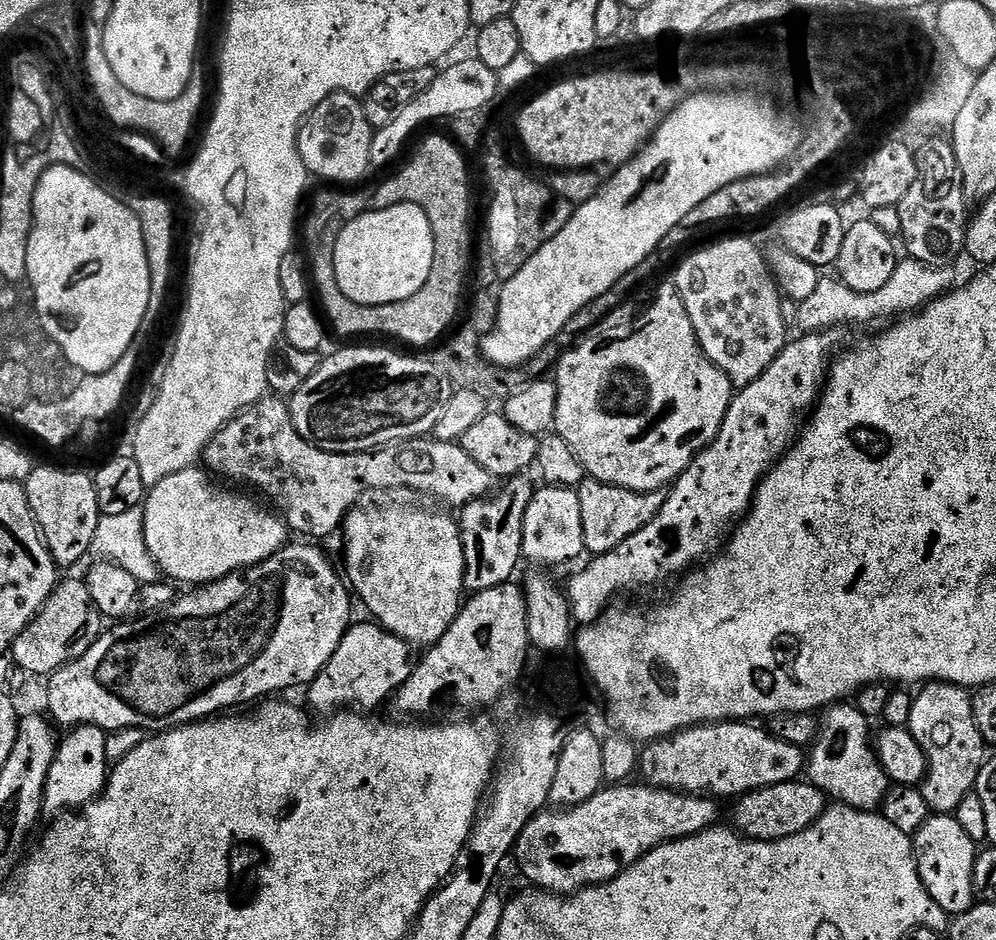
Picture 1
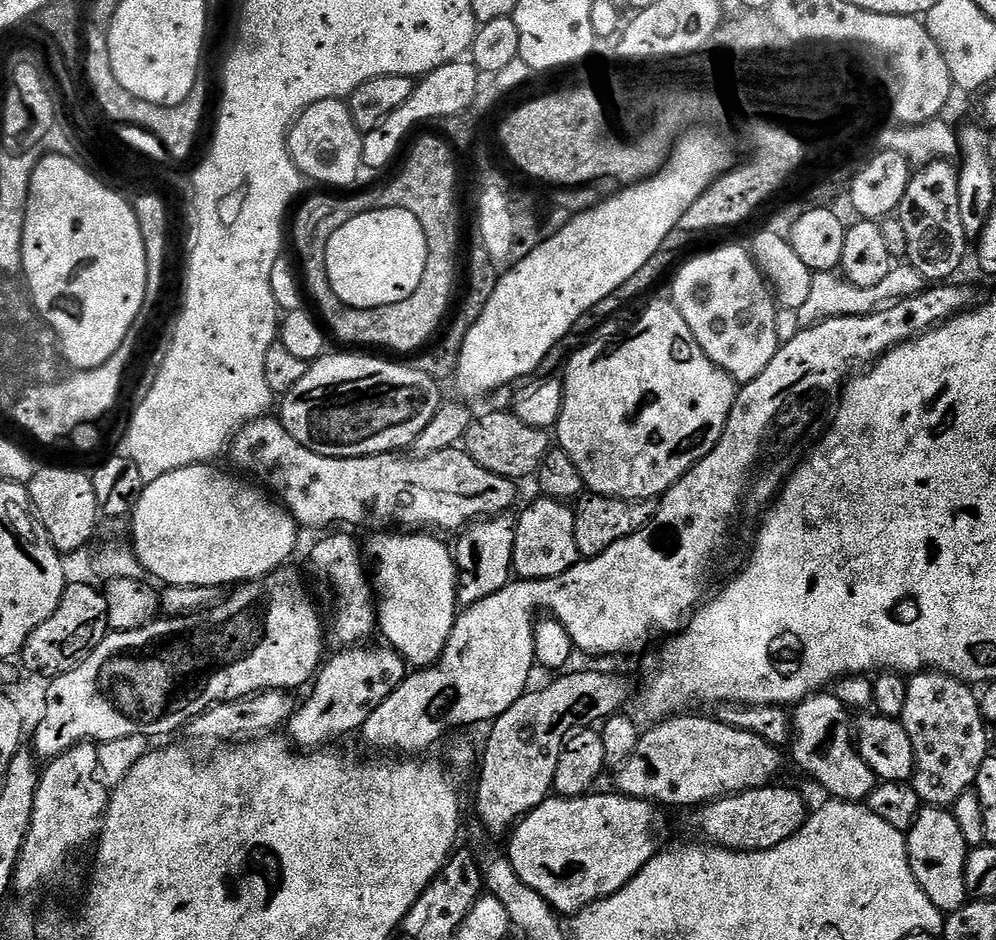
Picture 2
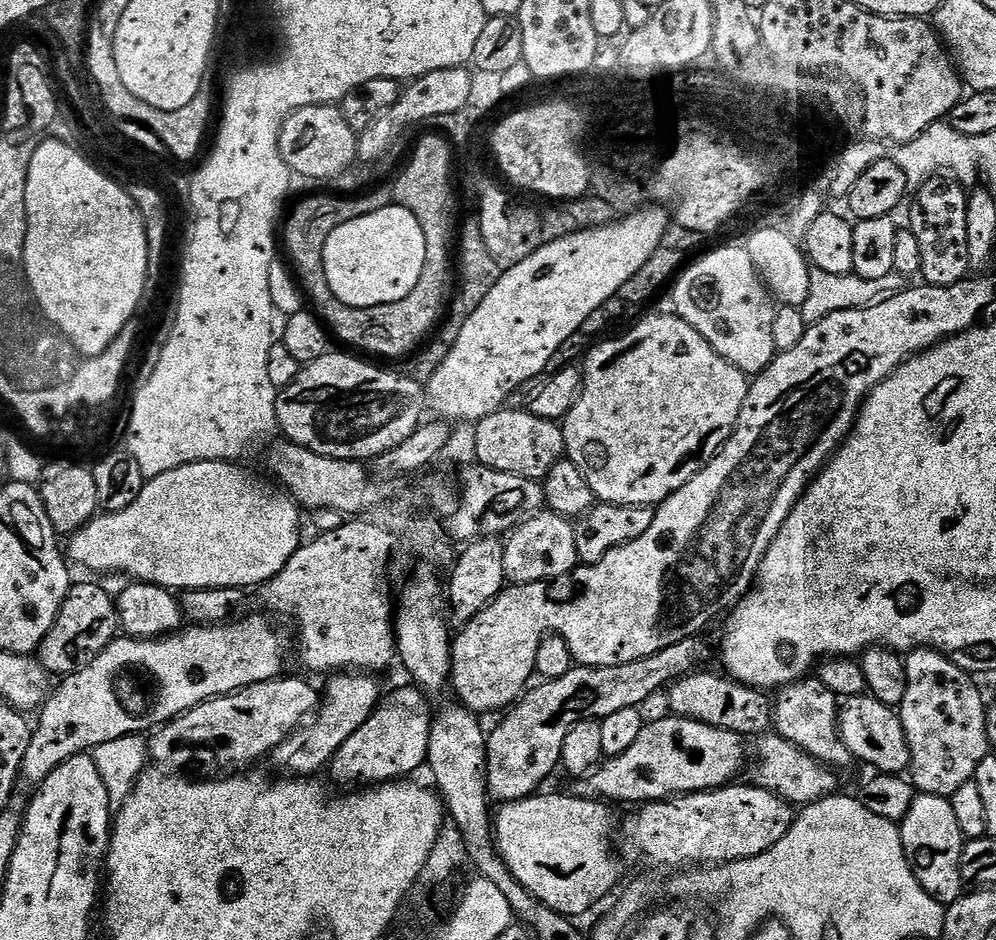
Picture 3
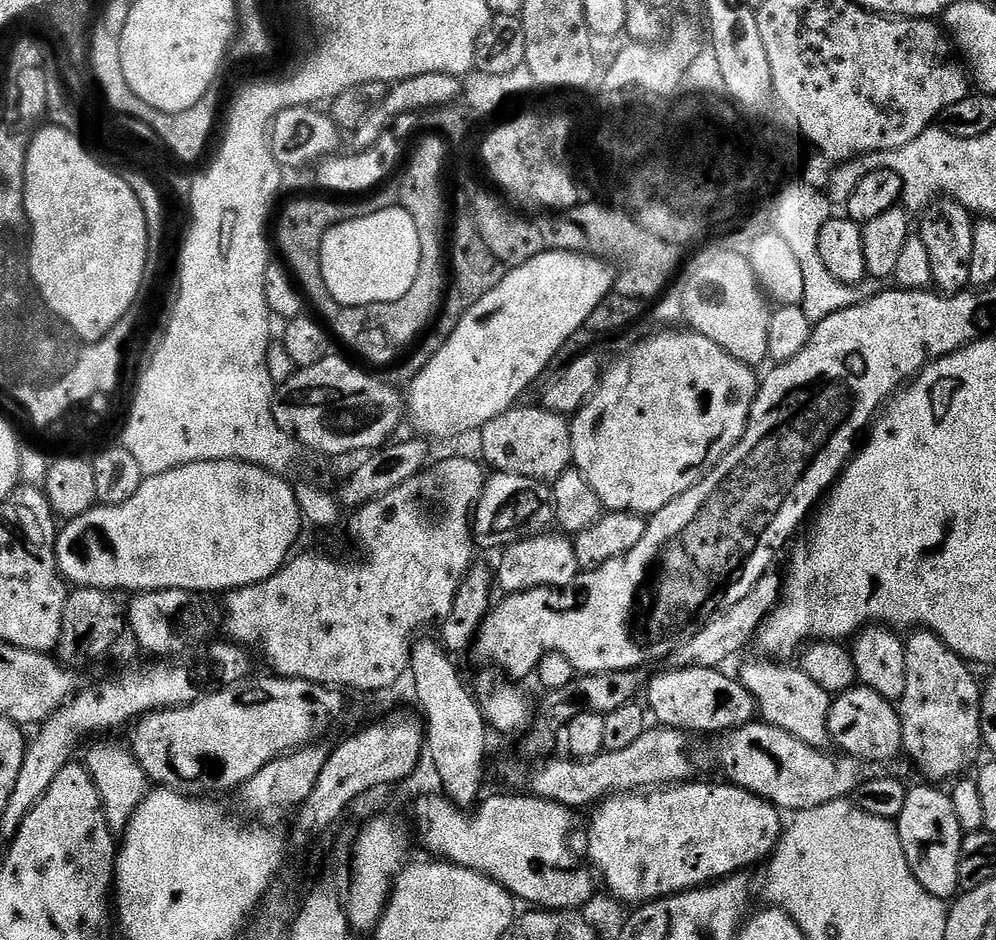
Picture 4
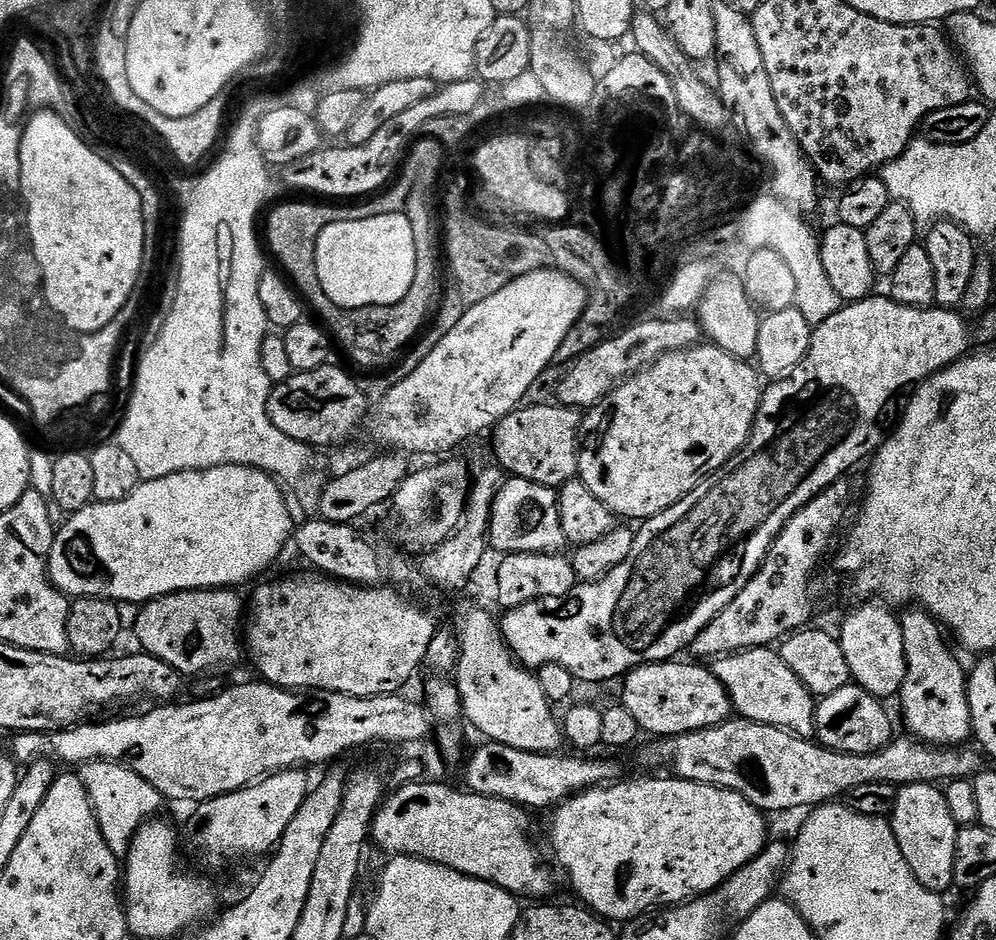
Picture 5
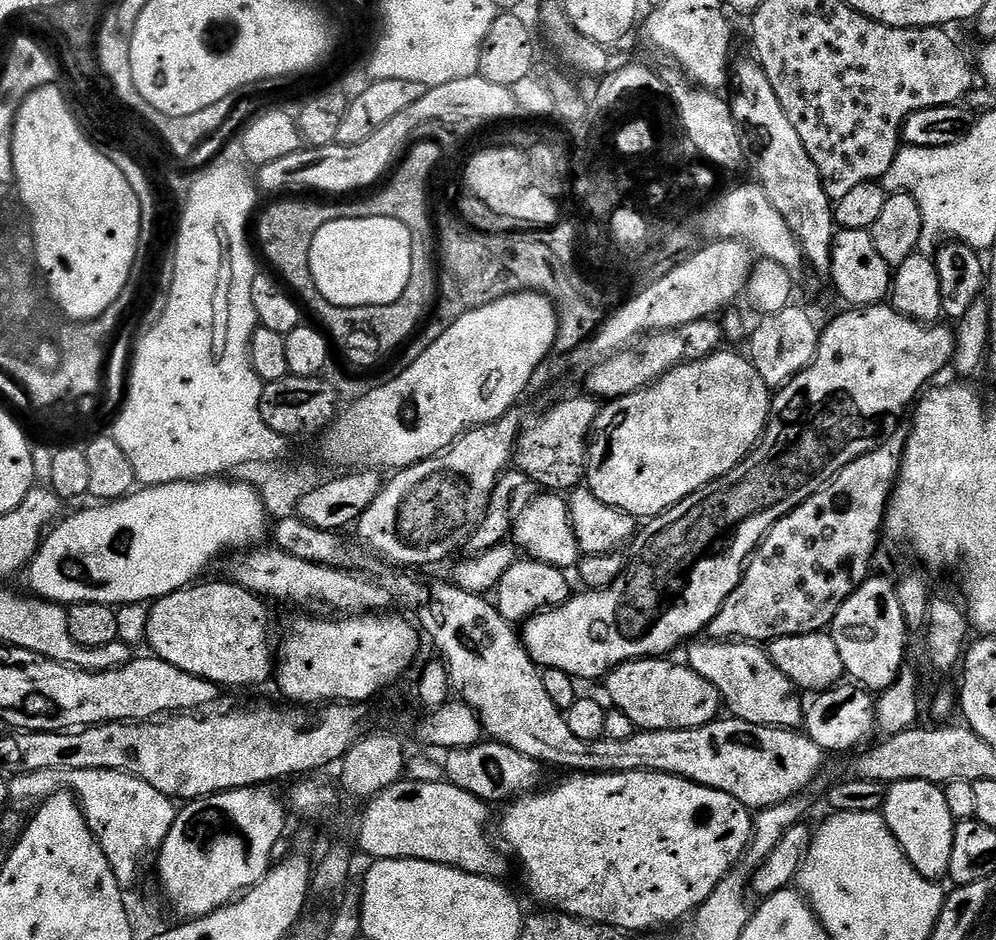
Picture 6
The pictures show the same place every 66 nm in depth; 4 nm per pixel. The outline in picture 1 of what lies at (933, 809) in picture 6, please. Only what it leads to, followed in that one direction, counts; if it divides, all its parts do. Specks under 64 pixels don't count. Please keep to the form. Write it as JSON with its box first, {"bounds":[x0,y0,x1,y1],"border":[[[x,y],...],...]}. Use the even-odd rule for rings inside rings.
{"bounds":[914,815,978,918],"border":[[[929,815],[924,825],[915,832],[914,851],[918,874],[922,878],[922,886],[942,906],[949,917],[955,918],[966,914],[978,897],[974,890],[974,866],[978,855],[978,845],[958,826],[955,815]]]}

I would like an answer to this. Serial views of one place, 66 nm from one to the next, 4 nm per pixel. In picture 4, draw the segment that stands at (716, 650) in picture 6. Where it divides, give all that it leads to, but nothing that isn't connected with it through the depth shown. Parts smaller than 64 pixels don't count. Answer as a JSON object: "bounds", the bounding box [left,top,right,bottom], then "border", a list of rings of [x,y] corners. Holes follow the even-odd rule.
{"bounds":[746,662,833,750],"border":[[[778,662],[756,664],[748,672],[746,687],[758,709],[763,723],[786,730],[794,738],[821,750],[829,747],[828,711],[833,697],[822,686],[818,686],[799,666],[783,666]],[[792,667],[792,668],[788,668]]]}

